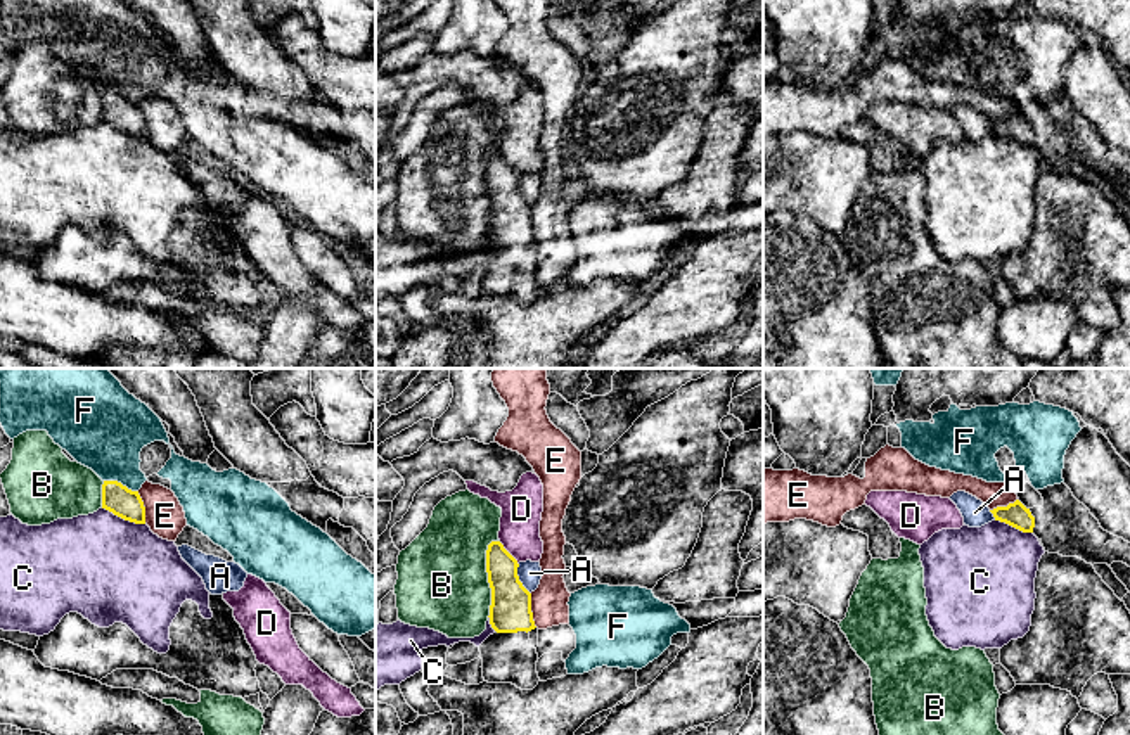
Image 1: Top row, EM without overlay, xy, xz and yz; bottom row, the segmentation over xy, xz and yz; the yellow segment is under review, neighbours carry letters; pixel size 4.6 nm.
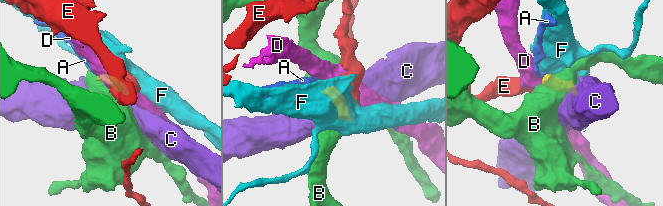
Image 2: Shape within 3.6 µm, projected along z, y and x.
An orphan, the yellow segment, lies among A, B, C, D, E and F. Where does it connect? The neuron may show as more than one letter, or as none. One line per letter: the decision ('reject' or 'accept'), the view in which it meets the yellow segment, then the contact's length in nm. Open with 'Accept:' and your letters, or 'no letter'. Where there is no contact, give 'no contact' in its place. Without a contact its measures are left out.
Accept: no letter
A: reject; meets yellow in xz; contact 160 nm long
B: reject; meets yellow in xz; contact 360 nm long
C: reject; meets yellow in xy; contact 220 nm long
D: reject; meets yellow in xz; contact 140 nm long
E: reject; meets yellow in xz; contact 160 nm long
F: reject; meets yellow in xy; contact 170 nm long

